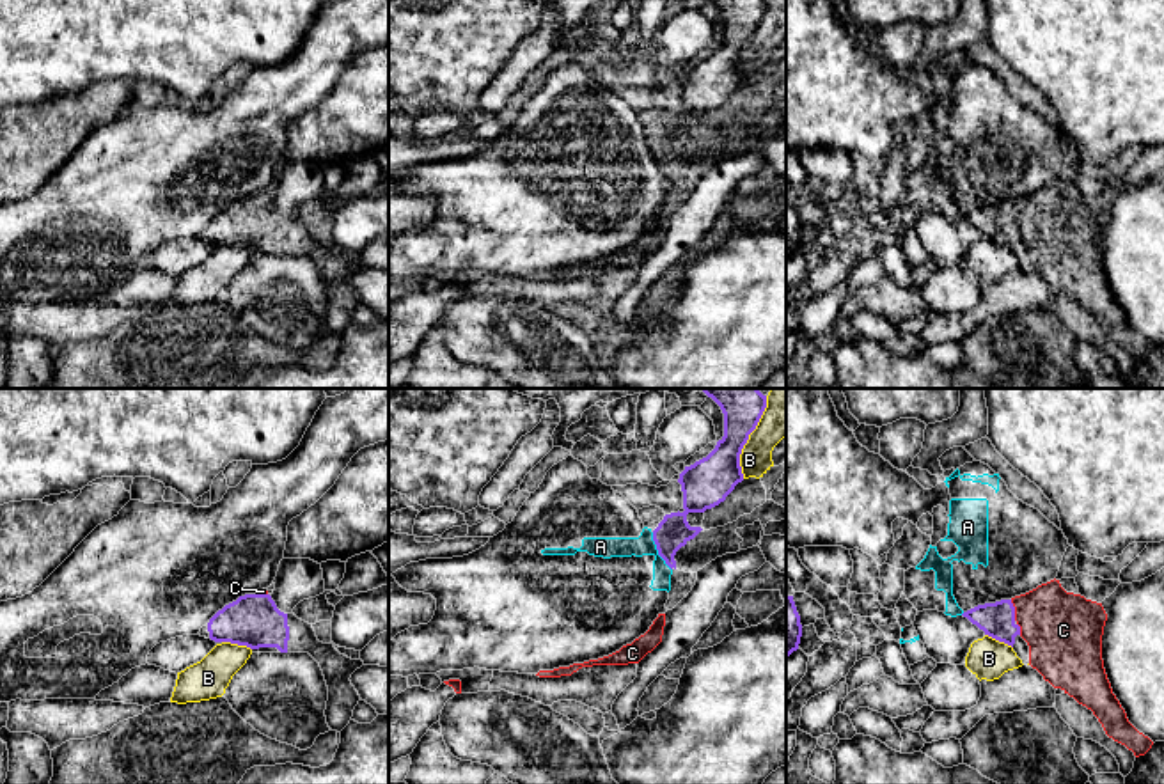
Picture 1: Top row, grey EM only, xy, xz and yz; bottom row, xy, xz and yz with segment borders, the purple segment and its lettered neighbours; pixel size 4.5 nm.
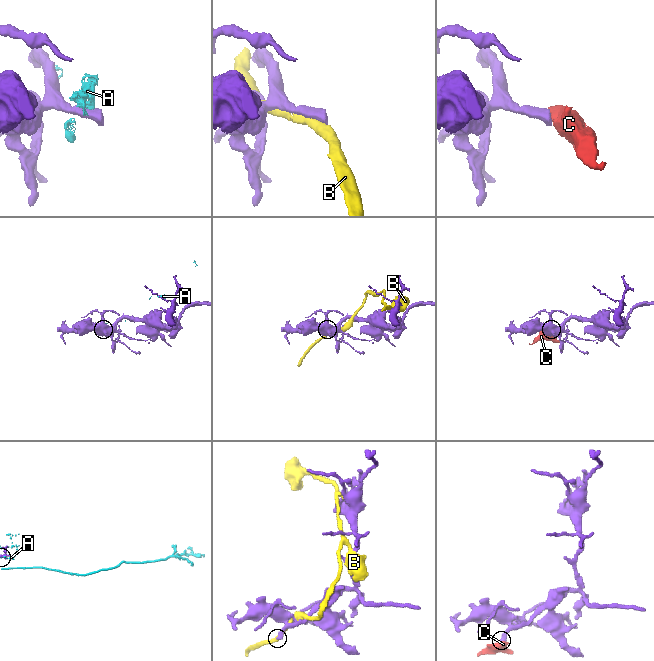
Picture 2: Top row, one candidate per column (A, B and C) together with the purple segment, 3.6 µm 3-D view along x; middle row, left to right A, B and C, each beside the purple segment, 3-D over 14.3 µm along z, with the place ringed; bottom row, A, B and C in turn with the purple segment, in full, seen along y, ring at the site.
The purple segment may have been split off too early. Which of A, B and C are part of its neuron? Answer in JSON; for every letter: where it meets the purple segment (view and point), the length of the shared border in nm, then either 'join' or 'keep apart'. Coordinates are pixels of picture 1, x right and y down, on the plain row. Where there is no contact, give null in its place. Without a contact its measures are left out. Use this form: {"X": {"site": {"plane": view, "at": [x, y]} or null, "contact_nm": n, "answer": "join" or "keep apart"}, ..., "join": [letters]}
{"A": {"site": {"plane": "xz", "at": [659, 155]}, "contact_nm": 200, "answer": "keep apart"}, "B": {"site": {"plane": "xz", "at": [747, 41]}, "contact_nm": 380, "answer": "keep apart"}, "C": {"site": {"plane": "yz", "at": [1014, 213]}, "contact_nm": 100, "answer": "join"}, "join": ["C"]}

